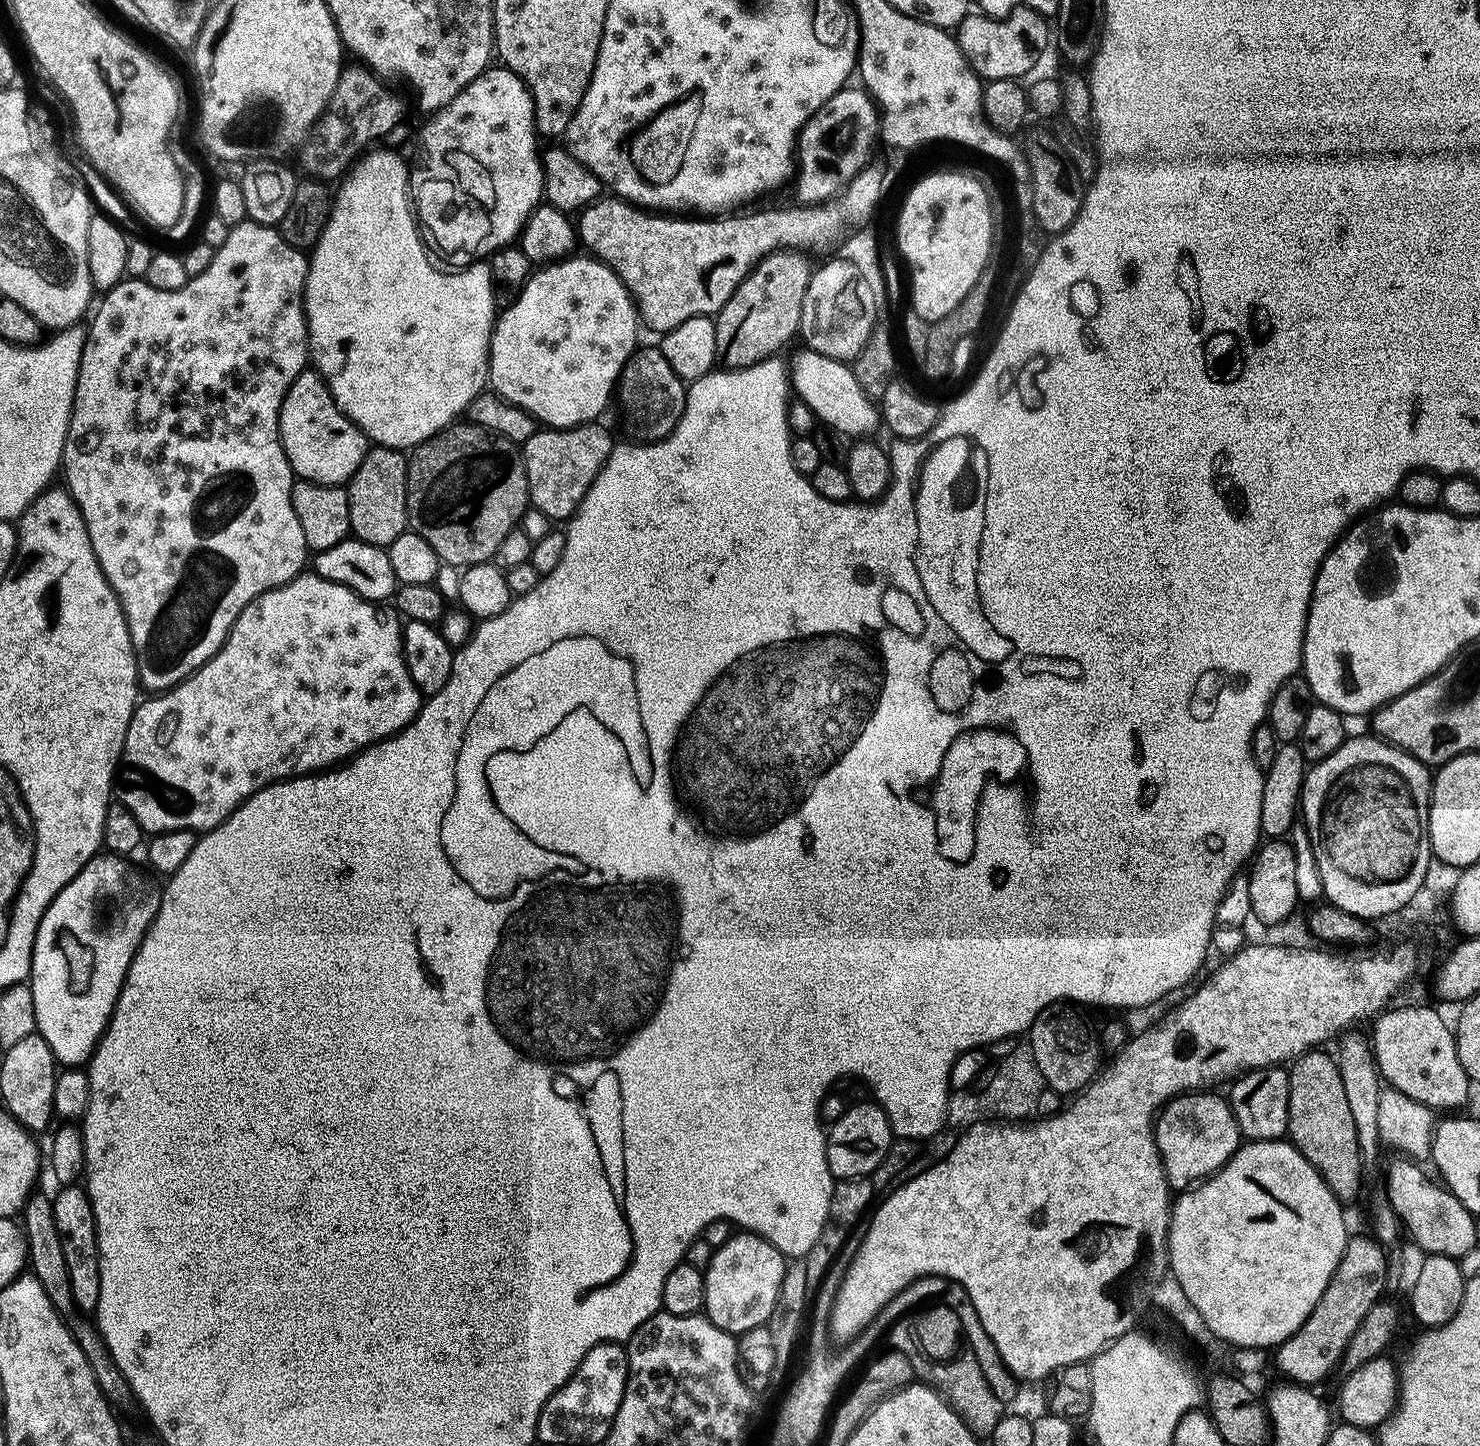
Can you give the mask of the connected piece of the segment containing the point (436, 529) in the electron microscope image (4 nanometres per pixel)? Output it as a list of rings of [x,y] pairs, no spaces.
[[[457,422],[452,427],[447,428],[445,432],[439,432],[432,440],[420,445],[411,453],[408,461],[408,523],[411,531],[421,536],[434,550],[441,565],[459,570],[467,570],[472,567],[478,567],[479,564],[491,564],[495,561],[497,554],[502,550],[502,542],[510,537],[512,531],[516,530],[524,520],[524,515],[530,509],[528,499],[528,479],[526,478],[526,466],[524,465],[523,455],[516,454],[511,456],[507,443],[501,442],[495,435],[482,429],[473,422]]]

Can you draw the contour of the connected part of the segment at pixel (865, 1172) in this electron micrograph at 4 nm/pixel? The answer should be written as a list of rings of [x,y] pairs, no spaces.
[[[875,1102],[856,1104],[843,1113],[840,1121],[831,1125],[828,1137],[827,1171],[836,1175],[837,1181],[863,1180],[875,1177],[875,1172],[886,1164],[894,1143],[892,1123],[884,1109]]]

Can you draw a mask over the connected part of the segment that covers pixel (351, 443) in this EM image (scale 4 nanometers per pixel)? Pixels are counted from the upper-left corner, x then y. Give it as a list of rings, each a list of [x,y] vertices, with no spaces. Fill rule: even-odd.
[[[305,370],[294,382],[294,386],[290,386],[286,394],[286,402],[282,406],[280,415],[280,437],[293,473],[300,480],[318,486],[330,486],[331,488],[348,486],[358,474],[359,468],[370,451],[368,435],[354,421],[342,414],[340,407],[330,394],[328,383],[312,370]]]

